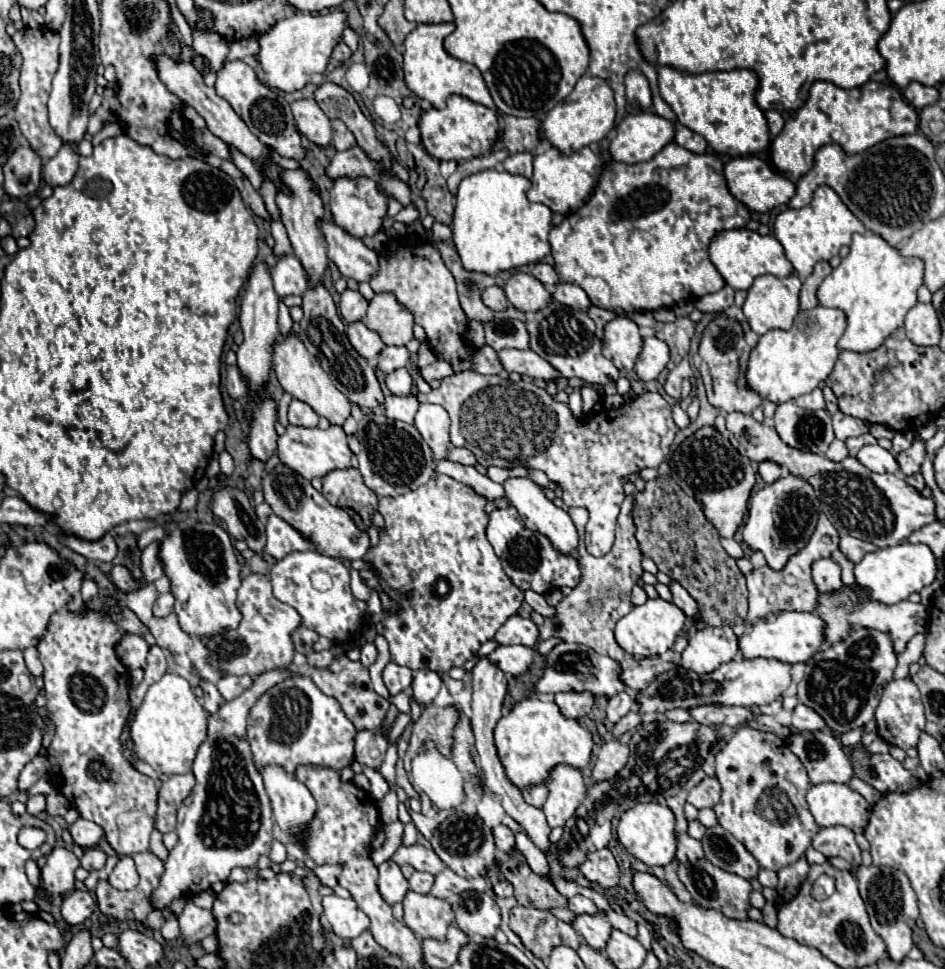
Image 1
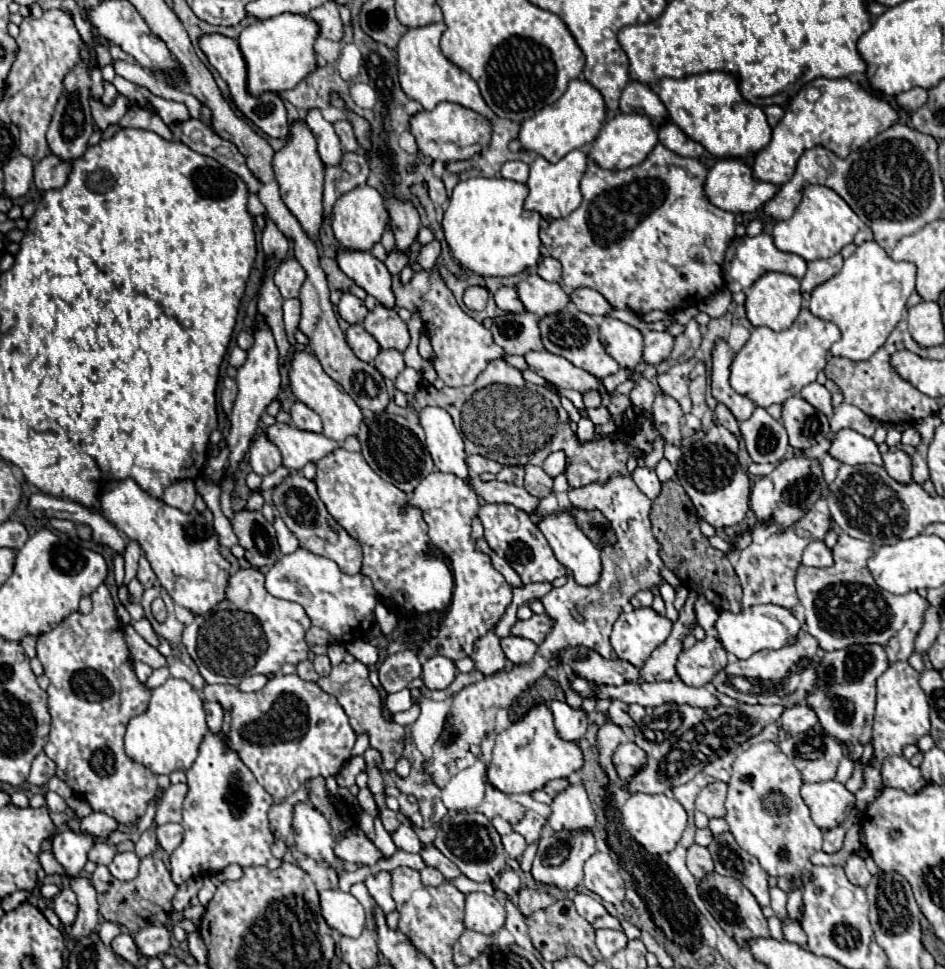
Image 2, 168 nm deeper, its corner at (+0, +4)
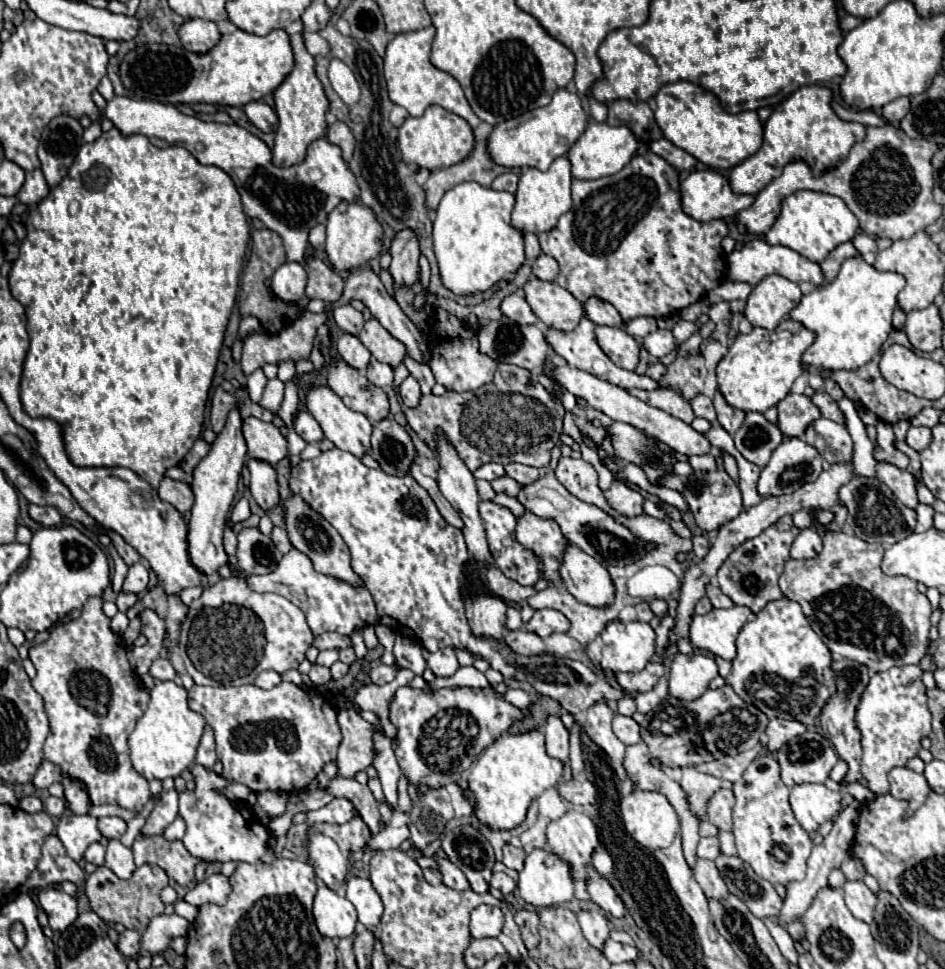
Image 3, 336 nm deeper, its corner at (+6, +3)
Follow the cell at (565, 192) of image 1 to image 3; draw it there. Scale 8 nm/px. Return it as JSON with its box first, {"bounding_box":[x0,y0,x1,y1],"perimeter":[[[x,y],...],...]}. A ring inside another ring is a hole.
{"bounding_box":[510,156,572,234],"perimeter":[[[564,156],[556,158],[546,172],[540,172],[536,168],[524,168],[516,190],[516,206],[514,206],[510,224],[524,234],[526,232],[540,234],[540,232],[552,230],[558,224],[558,218],[572,208],[570,182],[572,182],[570,162],[566,162]]]}

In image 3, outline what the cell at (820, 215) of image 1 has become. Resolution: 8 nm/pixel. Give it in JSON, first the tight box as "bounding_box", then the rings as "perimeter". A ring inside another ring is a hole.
{"bounding_box":[766,190,858,262],"perimeter":[[[798,190],[782,200],[780,214],[774,226],[768,230],[766,242],[788,246],[812,262],[822,262],[838,244],[852,240],[856,232],[858,218],[850,212],[842,198],[824,192]]]}

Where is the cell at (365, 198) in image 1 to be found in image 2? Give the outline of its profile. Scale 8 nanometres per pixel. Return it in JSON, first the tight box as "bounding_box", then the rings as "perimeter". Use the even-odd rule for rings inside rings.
{"bounding_box":[332,185,388,251],"perimeter":[[[358,185],[352,191],[340,195],[332,207],[332,229],[344,249],[370,251],[372,245],[380,241],[386,225],[388,225],[388,213],[384,209],[382,195],[370,185]]]}

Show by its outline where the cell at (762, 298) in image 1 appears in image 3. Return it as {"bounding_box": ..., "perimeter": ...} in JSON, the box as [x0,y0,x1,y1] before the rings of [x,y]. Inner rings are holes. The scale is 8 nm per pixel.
{"bounding_box":[744,276,802,330],"perimeter":[[[768,276],[754,286],[744,314],[752,326],[774,330],[800,298],[802,292],[796,282],[790,282],[784,276]]]}

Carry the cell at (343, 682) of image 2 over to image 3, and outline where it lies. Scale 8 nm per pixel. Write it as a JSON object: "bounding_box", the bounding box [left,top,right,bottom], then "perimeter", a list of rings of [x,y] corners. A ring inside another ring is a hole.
{"bounding_box":[338,696,374,778],"perimeter":[[[338,696],[338,724],[342,742],[338,748],[338,776],[354,778],[356,772],[366,770],[374,760],[372,750],[372,724],[366,722],[356,708],[344,706],[344,696]]]}

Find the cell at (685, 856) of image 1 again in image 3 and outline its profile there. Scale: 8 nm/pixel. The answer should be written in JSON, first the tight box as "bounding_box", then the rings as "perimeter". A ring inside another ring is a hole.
{"bounding_box":[692,858,728,902],"perimeter":[[[698,858],[692,872],[694,872],[696,882],[704,890],[706,898],[714,898],[720,902],[728,898],[728,888],[726,888],[726,884],[724,884],[724,880],[722,880],[722,876],[720,876],[720,872],[712,860]]]}

